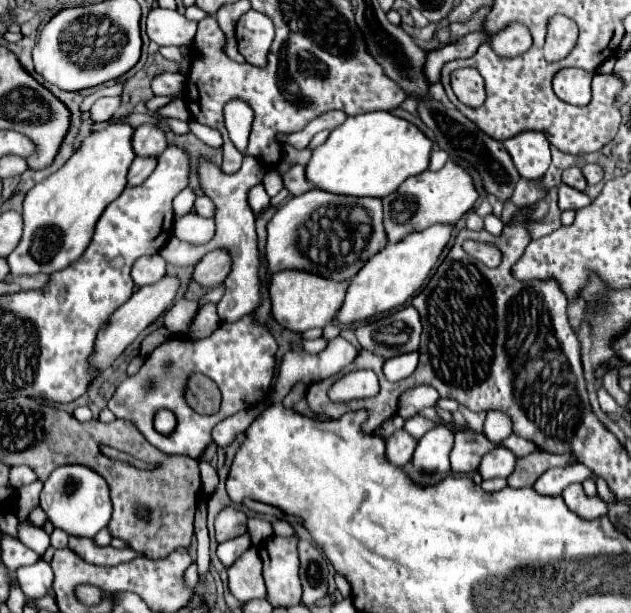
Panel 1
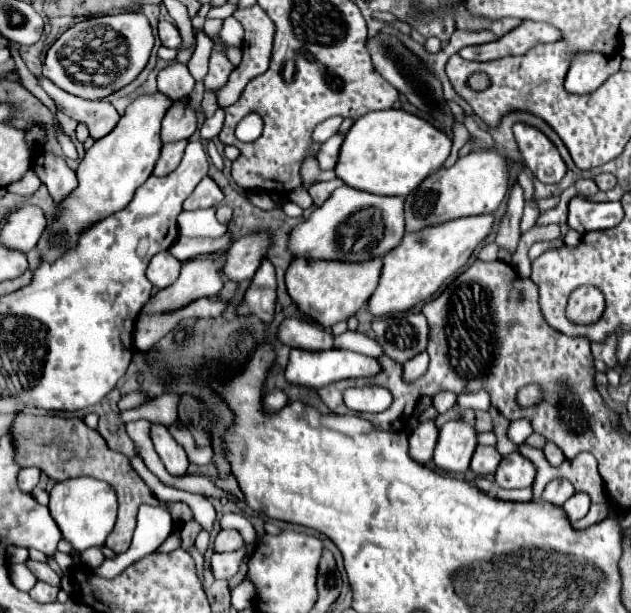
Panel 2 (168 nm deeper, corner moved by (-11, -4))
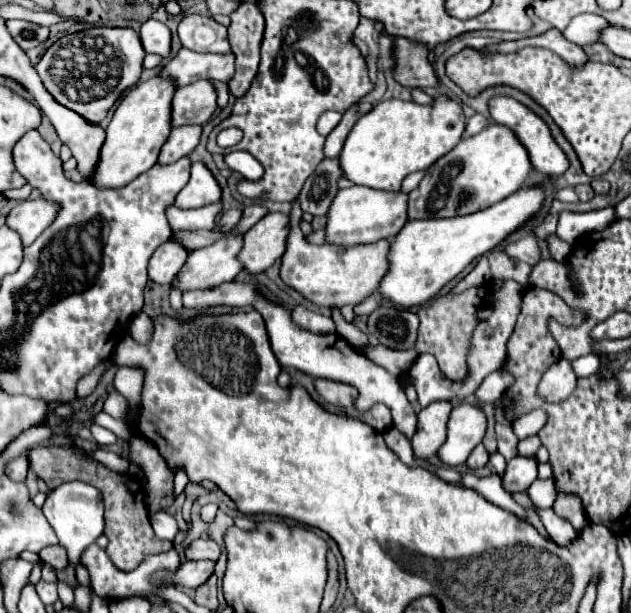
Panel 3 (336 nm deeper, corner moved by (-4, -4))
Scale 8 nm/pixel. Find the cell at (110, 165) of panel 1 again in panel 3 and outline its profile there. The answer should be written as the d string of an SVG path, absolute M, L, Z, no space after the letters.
M154 75L152 79L138 83L126 93L126 97L116 107L110 125L106 127L108 137L100 151L100 163L96 165L96 175L92 177L92 183L96 187L102 189L124 187L132 179L136 179L136 175L142 175L156 163L158 153L172 131L170 113L172 113L174 91L176 83L170 77Z

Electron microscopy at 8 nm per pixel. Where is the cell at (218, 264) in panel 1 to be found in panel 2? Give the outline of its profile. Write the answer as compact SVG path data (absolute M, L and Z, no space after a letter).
M267 233L247 235L247 237L239 237L237 241L233 241L233 245L225 253L225 265L223 265L225 277L237 283L251 279L261 259L267 255L267 247L269 247Z

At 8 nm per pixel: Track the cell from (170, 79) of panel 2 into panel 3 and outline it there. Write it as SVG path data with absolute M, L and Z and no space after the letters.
M180 49L174 59L162 69L164 77L176 79L176 85L190 85L198 79L214 79L228 83L234 77L234 55L232 53L196 53Z

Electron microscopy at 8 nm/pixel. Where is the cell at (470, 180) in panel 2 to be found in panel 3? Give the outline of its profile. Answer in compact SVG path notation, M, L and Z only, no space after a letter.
M492 123L478 135L464 137L450 153L440 157L436 165L426 171L420 185L408 195L408 217L456 217L482 211L518 191L530 171L532 163L528 151L514 131L500 123Z

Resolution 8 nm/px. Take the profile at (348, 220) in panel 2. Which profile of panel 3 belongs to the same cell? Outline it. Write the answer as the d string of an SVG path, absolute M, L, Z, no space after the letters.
M368 187L340 189L328 211L326 241L336 245L360 245L374 243L378 239L392 239L408 221L408 195L406 193L384 193Z

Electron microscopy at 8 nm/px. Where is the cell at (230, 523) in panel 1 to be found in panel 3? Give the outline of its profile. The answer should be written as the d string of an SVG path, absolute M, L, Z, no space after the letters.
M196 539L184 549L186 561L202 561L202 559L216 561L218 555L220 555L220 545L212 539Z

